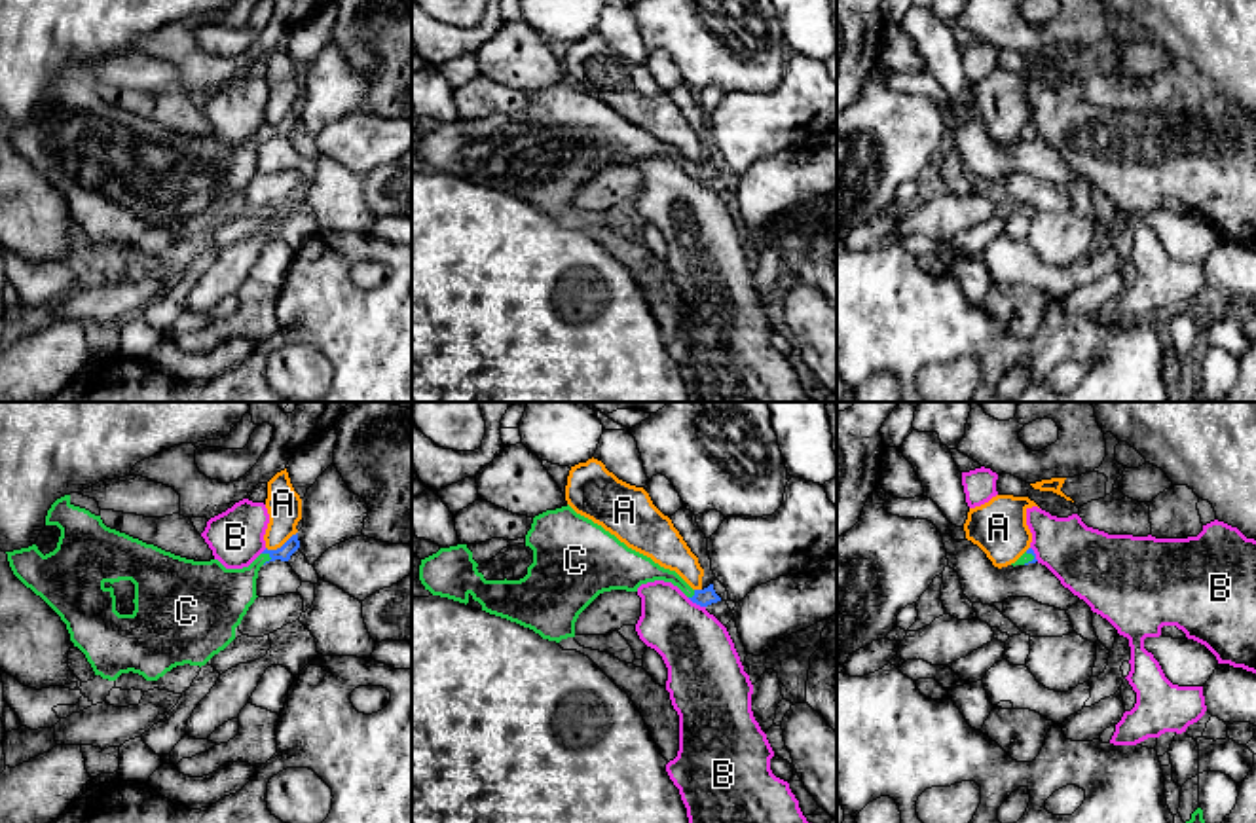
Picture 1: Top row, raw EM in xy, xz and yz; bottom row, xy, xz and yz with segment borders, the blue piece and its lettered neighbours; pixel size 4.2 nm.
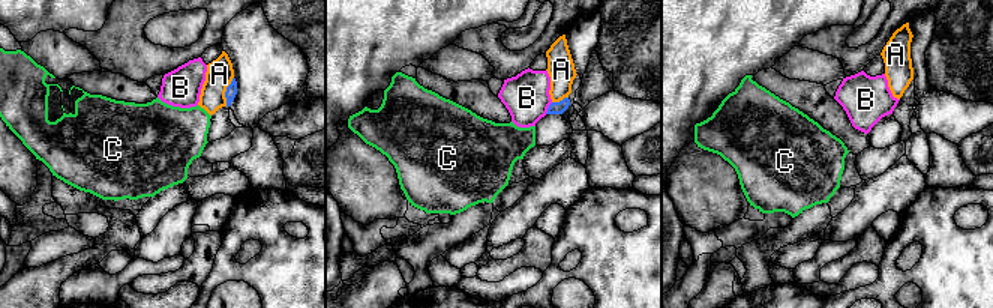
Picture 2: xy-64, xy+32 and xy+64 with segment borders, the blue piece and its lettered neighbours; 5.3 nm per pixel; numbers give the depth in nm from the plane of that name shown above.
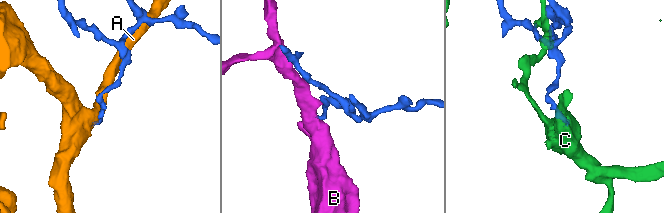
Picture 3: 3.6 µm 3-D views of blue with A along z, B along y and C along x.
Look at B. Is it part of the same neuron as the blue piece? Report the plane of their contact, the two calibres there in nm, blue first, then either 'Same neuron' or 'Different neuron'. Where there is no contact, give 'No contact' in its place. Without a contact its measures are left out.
Touches blue in xz. Thickness 70 nm (blue) against 300 nm. Different neuron

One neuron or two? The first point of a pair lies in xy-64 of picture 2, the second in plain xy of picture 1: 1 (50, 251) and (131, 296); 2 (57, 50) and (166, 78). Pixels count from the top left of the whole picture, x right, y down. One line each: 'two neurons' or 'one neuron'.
1: one neuron
2: one neuron

